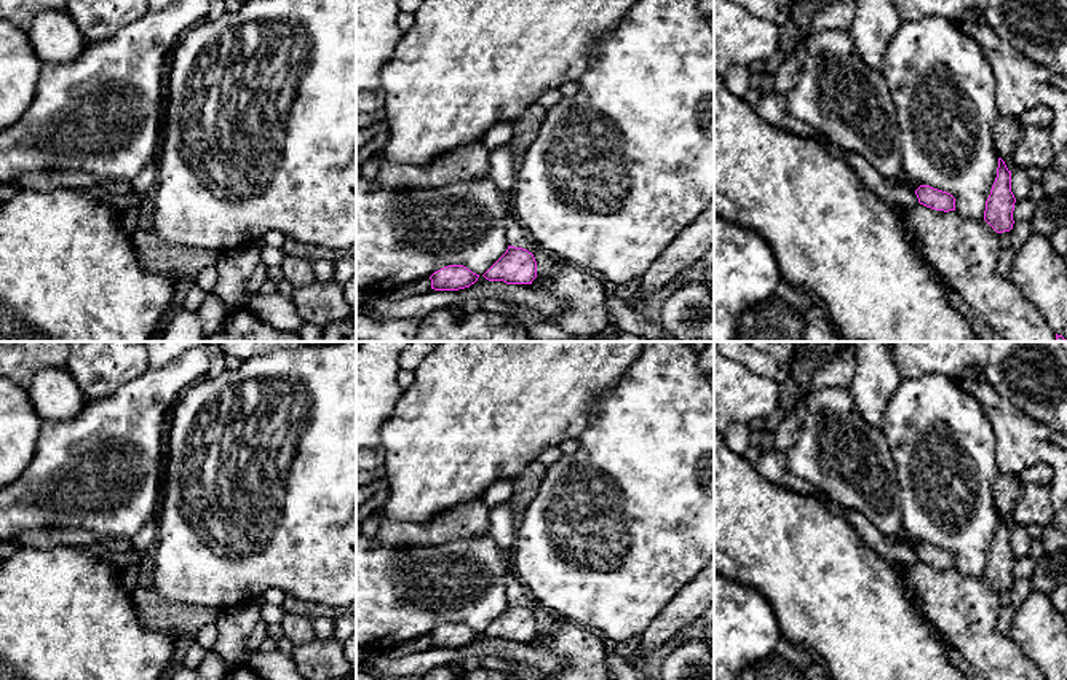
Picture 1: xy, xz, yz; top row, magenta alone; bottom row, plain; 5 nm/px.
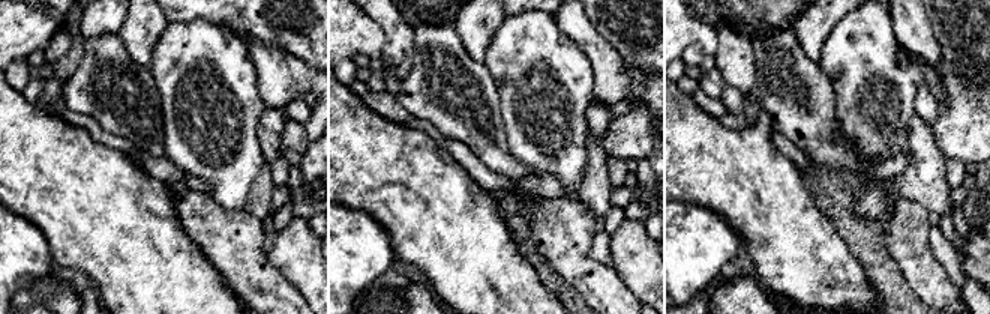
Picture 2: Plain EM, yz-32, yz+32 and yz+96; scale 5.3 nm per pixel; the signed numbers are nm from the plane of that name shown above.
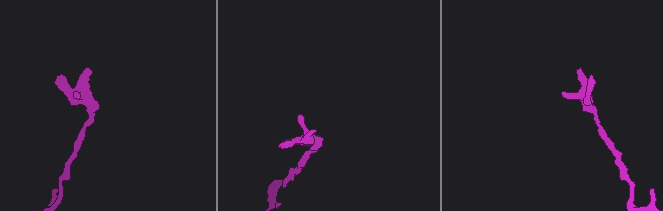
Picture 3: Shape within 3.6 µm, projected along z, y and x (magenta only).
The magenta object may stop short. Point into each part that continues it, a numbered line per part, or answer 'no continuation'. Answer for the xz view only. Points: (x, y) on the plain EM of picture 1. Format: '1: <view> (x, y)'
no continuation

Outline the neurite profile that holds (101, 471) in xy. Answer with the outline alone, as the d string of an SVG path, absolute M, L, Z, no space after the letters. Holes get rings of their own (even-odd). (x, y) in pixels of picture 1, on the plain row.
M198 345L166 366L149 367L110 396L88 401L69 421L43 421L30 465L14 482L0 488L0 541L16 540L26 530L58 527L85 528L99 541L109 543L131 540L147 522L157 519L169 413L179 397L206 377L212 354L212 346Z

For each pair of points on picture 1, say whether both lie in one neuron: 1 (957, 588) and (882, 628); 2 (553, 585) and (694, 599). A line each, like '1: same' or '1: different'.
1: different
2: different

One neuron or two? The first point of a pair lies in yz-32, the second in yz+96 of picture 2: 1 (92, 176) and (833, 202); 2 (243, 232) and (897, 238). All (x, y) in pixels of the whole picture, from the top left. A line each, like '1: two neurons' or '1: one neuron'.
1: two neurons
2: one neuron

